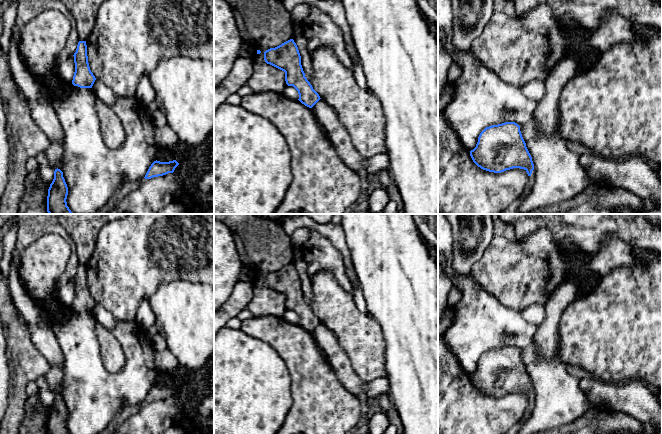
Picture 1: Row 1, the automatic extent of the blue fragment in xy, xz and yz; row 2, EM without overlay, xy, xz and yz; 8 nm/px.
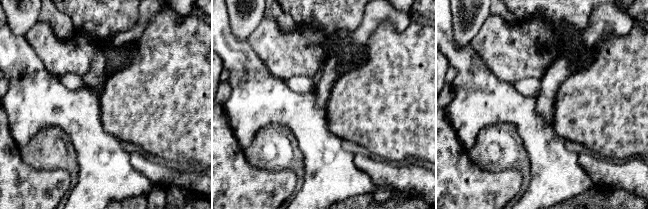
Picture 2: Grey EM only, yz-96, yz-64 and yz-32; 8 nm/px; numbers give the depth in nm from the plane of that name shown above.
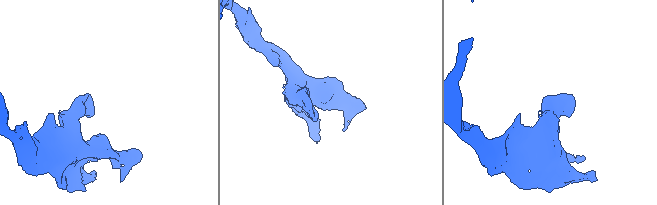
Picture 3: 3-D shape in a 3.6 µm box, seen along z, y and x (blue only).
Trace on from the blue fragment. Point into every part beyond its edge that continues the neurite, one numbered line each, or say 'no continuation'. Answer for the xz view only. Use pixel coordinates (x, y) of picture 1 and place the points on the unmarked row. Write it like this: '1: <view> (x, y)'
no continuation

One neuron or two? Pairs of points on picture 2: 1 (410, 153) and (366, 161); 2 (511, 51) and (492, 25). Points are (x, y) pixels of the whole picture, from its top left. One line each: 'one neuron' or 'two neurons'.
1: two neurons
2: one neuron

